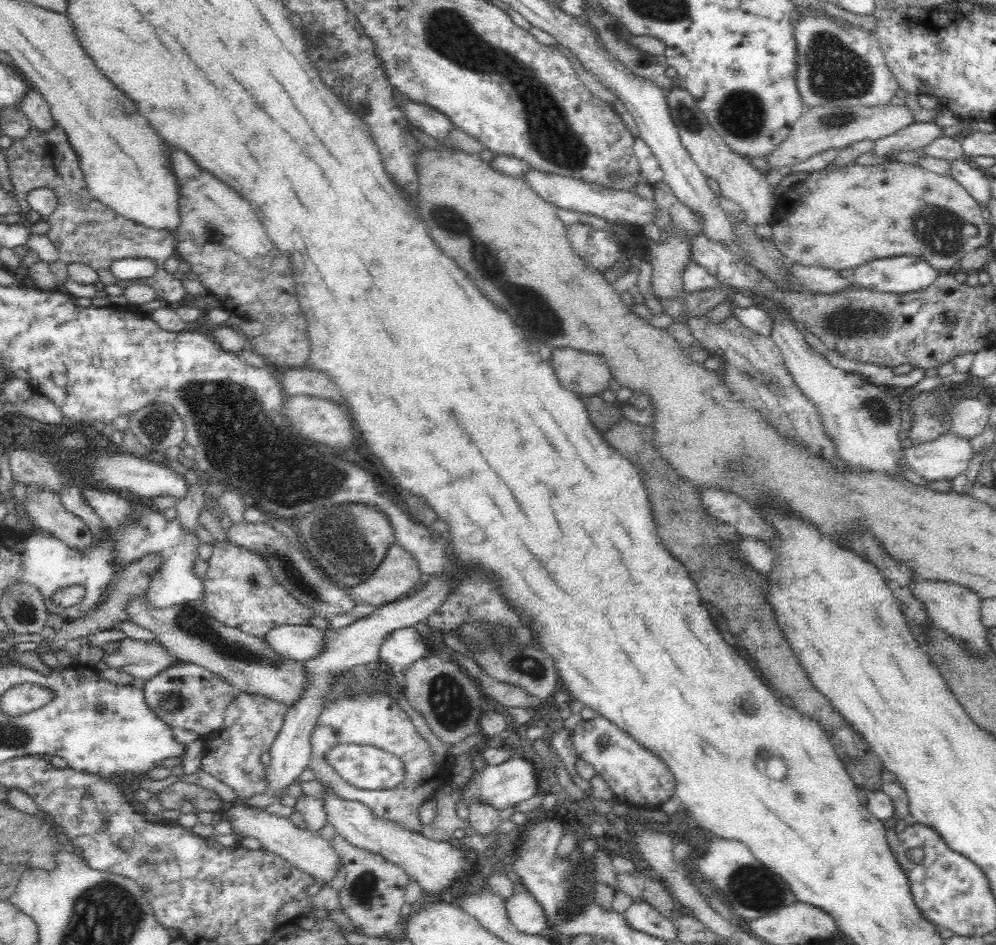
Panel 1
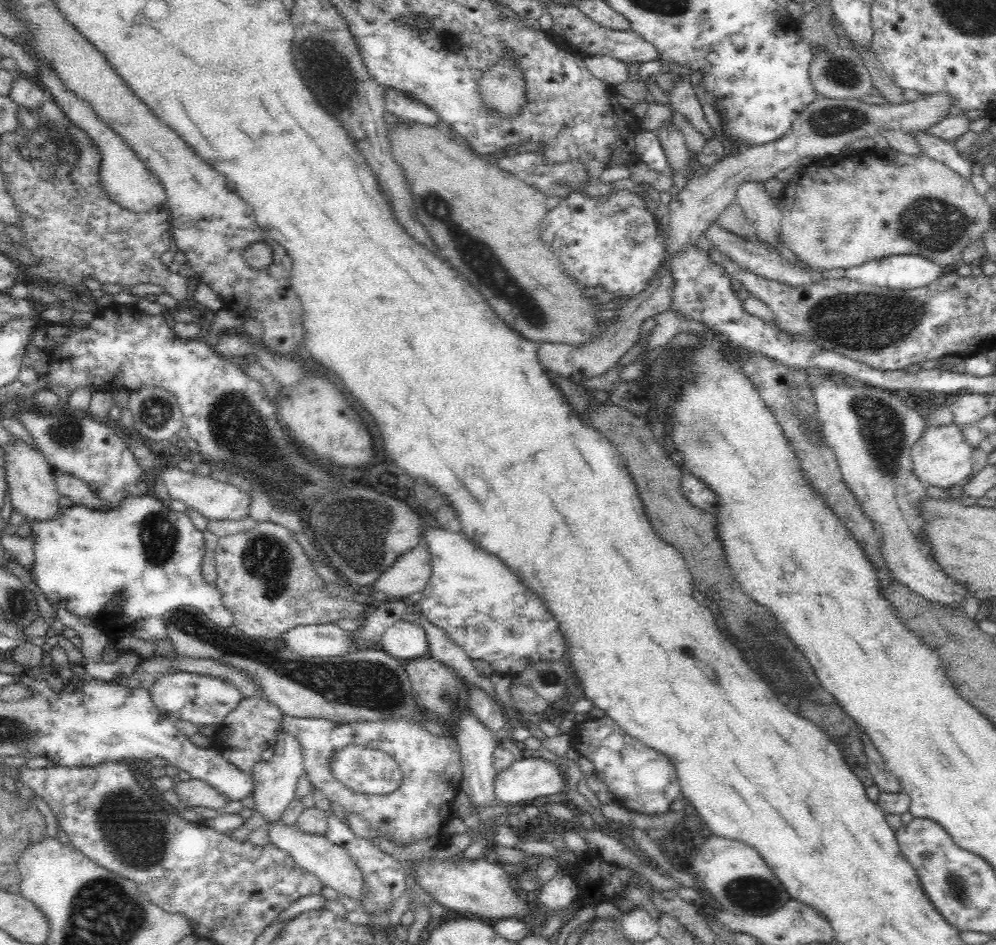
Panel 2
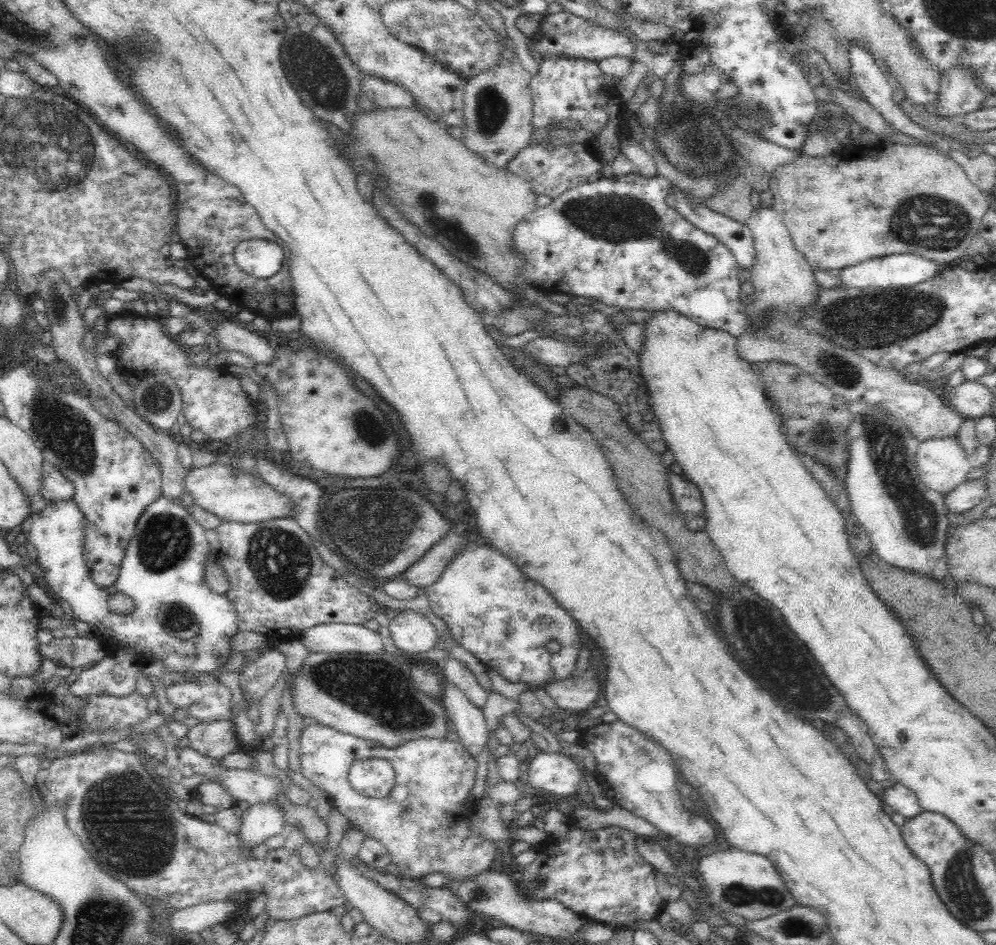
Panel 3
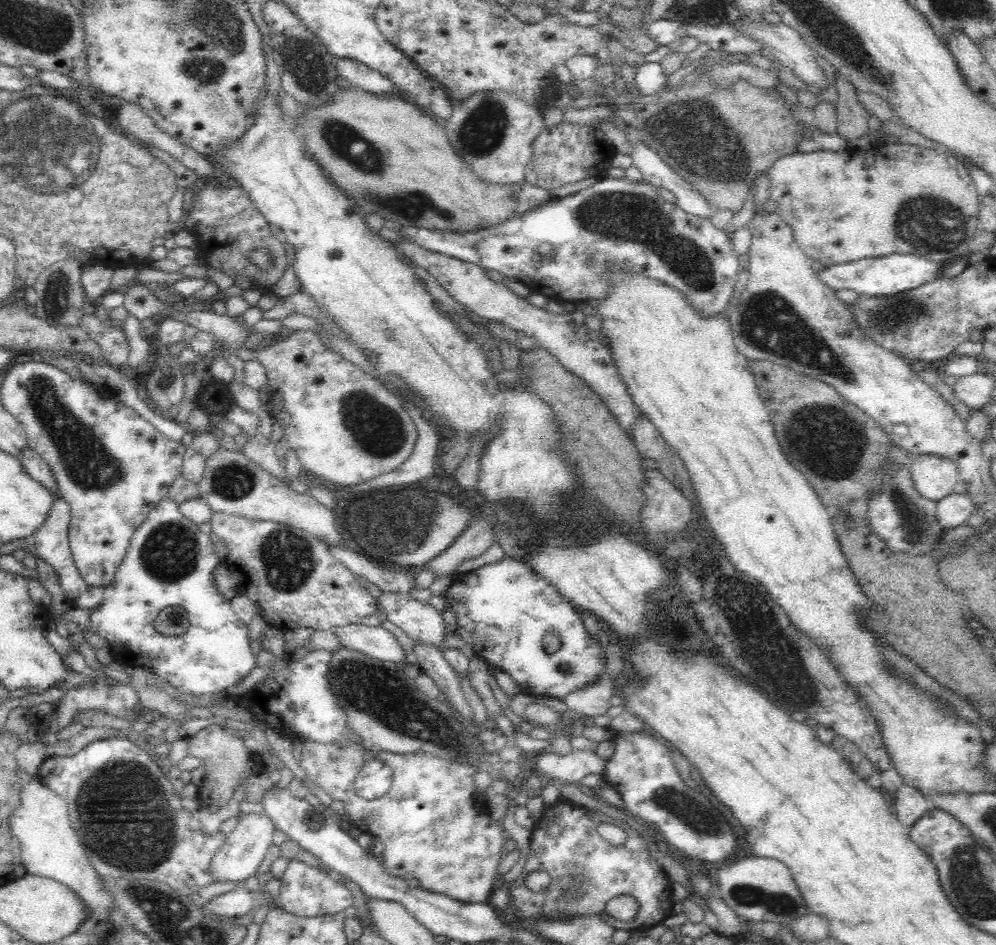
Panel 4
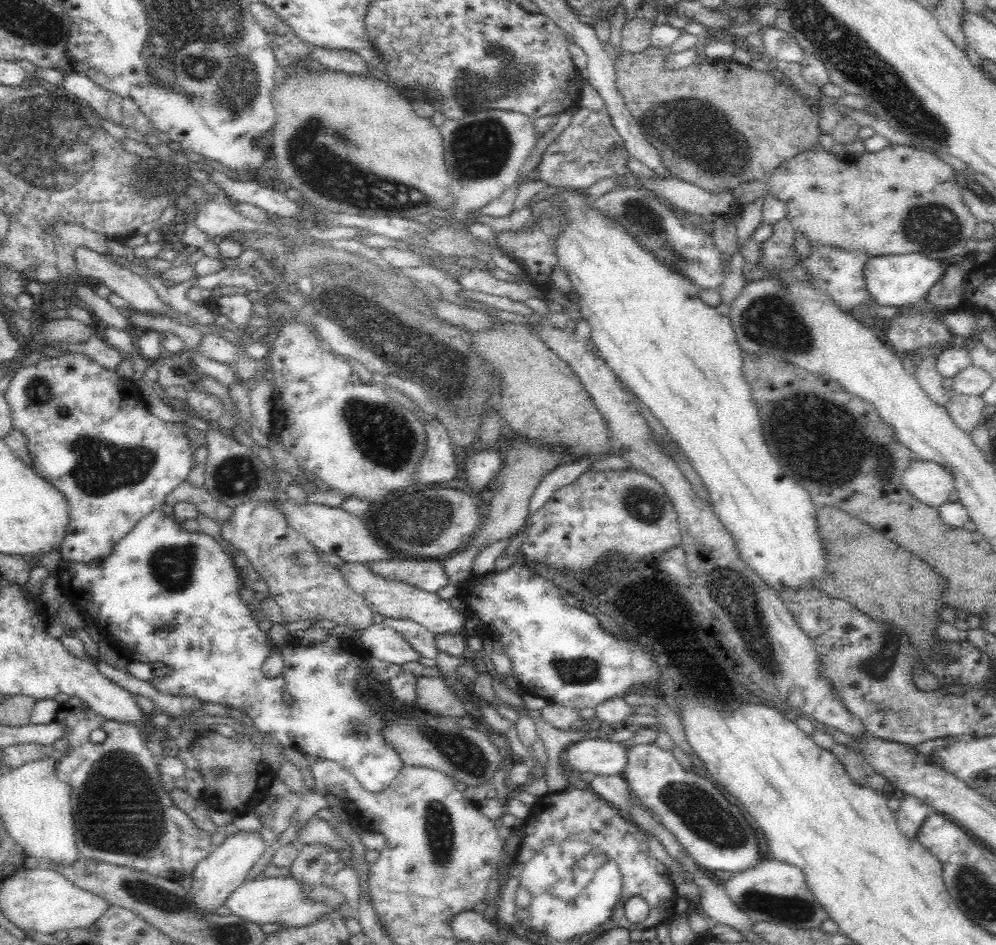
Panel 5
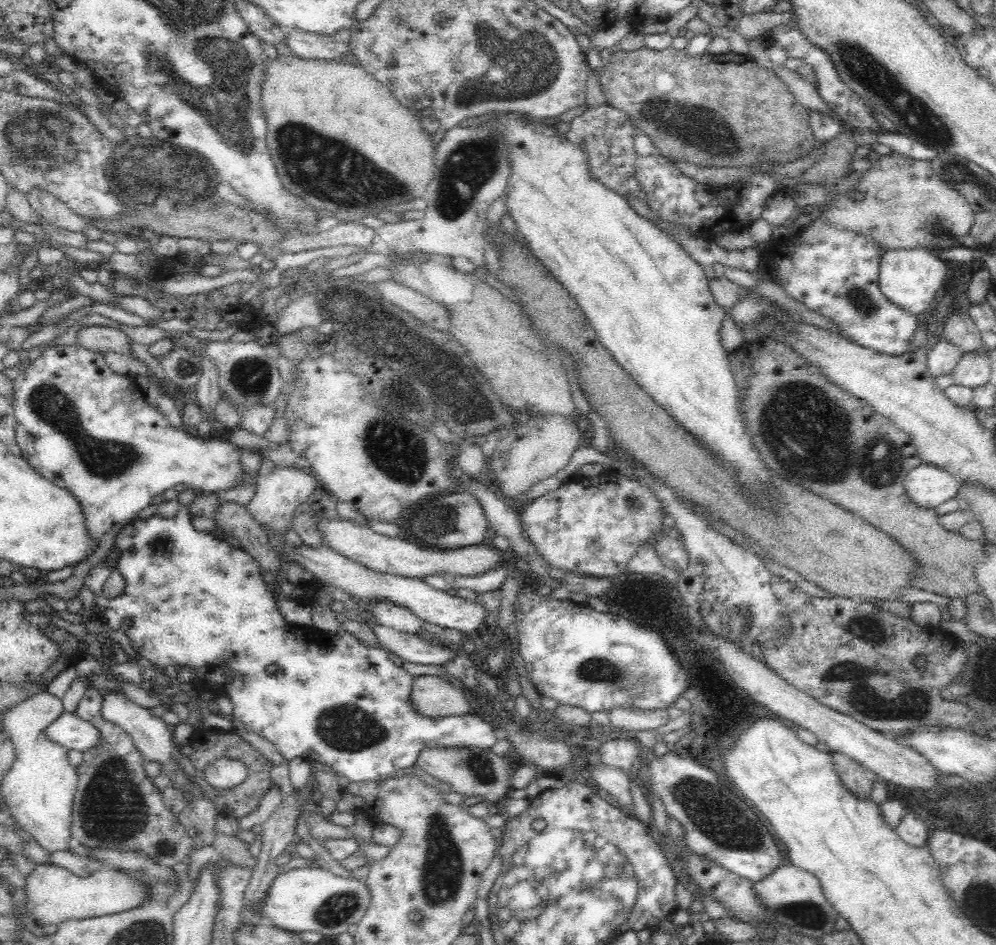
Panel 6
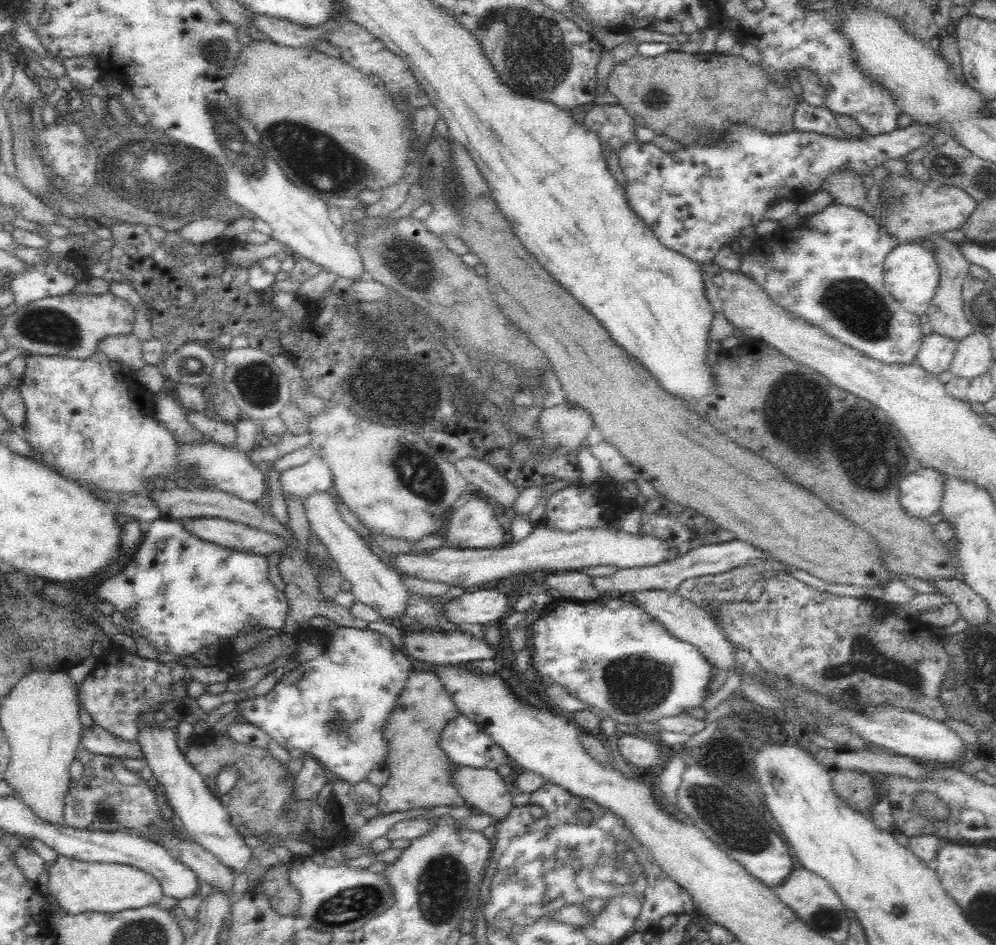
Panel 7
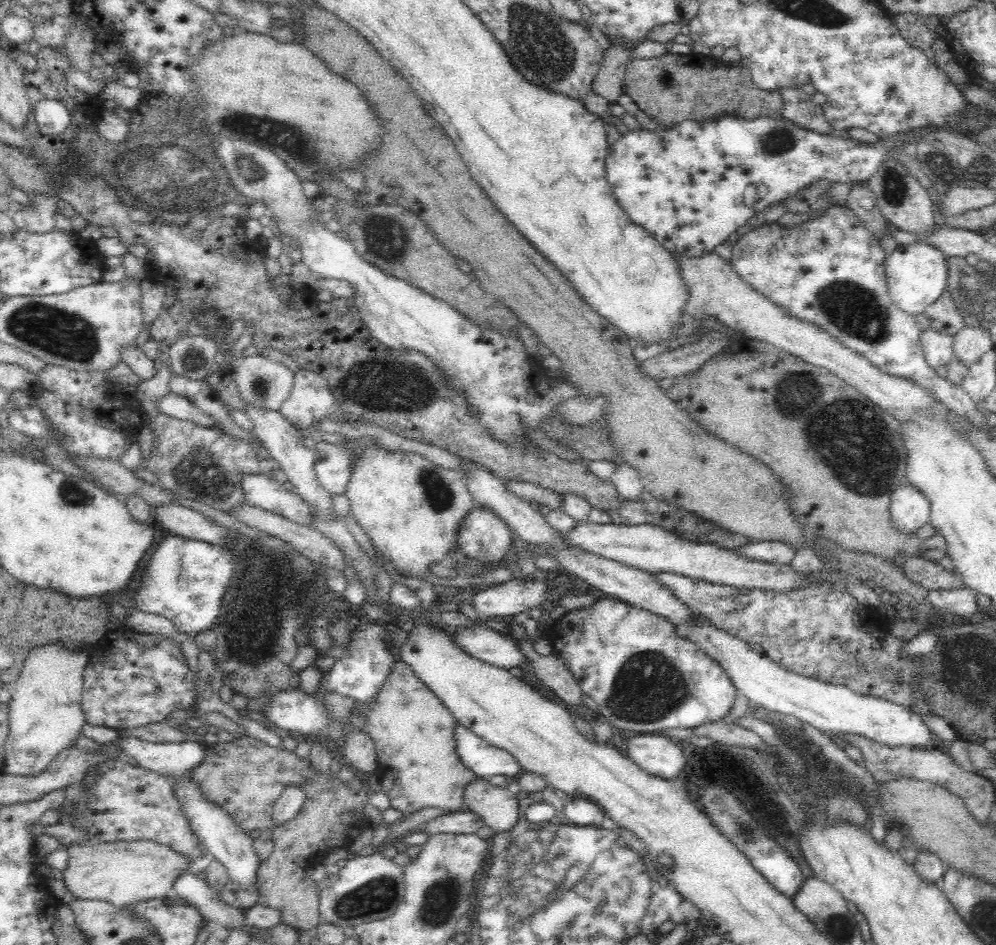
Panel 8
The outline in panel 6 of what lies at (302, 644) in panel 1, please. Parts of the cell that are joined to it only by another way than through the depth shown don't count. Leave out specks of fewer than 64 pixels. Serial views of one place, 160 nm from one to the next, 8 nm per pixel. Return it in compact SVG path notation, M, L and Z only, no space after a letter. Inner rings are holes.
M374 624L371 628L378 640L377 647L388 655L400 657L404 662L414 662L416 665L443 665L450 658L463 654L459 648L446 645L432 646L414 634L399 632L394 628Z

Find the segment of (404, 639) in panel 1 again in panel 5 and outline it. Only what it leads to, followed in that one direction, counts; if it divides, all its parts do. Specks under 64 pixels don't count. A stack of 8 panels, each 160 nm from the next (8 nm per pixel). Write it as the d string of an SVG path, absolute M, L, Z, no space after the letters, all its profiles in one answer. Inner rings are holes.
M361 562L348 563L338 569L354 592L364 598L374 613L396 620L412 620L434 636L461 633L469 628L469 618L460 616L456 610L450 607L448 601L437 596L435 592L426 592L406 583L386 580L370 573L370 569Z

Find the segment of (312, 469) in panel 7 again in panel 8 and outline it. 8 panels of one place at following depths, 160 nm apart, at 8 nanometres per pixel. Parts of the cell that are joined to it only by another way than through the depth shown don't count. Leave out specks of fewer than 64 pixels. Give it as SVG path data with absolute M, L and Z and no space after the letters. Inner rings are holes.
M326 441L315 444L314 450L314 473L318 482L331 494L344 493L350 468L352 468L352 455L342 447Z

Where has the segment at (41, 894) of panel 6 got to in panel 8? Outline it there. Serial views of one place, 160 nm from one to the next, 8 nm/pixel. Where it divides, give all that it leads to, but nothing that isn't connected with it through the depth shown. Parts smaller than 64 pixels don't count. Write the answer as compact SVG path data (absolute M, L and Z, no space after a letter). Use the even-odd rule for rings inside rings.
M114 841L68 847L64 885L72 900L102 900L115 907L135 905L145 900L170 895L176 876L184 870L196 870L188 857L154 841Z

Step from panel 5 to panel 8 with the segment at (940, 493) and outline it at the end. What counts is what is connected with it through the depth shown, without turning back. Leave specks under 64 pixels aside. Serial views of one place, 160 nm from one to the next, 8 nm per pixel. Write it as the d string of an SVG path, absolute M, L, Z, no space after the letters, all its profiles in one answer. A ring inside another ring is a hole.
M907 480L894 489L889 509L891 523L901 532L917 532L930 520L930 501Z

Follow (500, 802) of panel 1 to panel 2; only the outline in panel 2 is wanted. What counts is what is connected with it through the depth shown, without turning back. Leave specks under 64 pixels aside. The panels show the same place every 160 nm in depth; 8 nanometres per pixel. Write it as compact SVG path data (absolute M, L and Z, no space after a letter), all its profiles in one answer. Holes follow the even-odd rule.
M515 758L508 768L502 768L496 772L494 780L495 798L508 805L514 805L528 801L533 801L539 796L550 796L562 790L564 776L560 775L560 770L552 765L550 761L542 758Z

